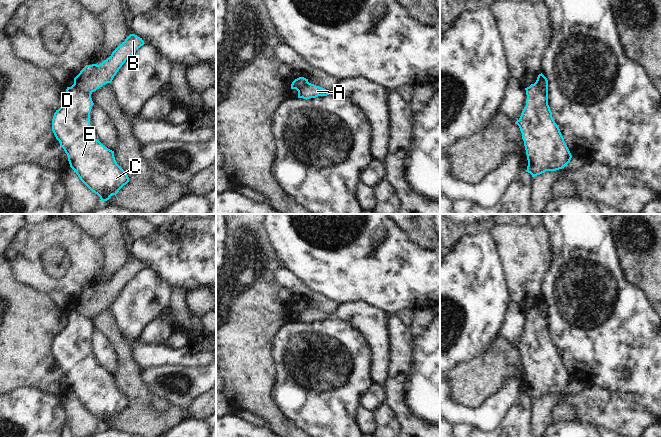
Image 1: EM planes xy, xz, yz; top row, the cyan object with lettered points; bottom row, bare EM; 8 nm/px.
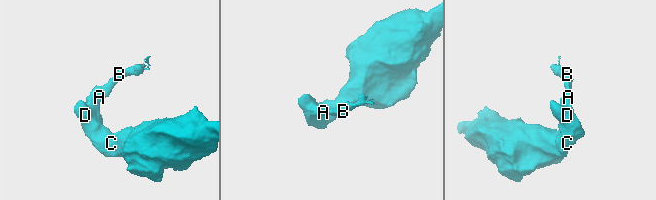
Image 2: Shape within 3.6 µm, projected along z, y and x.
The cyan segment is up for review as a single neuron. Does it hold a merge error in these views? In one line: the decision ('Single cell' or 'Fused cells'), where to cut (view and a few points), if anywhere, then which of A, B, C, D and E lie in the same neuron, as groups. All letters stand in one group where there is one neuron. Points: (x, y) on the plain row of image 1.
Fused cells. Split along xy (73, 308), (90, 320). Groups: A B / C D E

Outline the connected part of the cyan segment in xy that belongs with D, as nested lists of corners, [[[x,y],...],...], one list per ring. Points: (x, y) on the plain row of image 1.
[[[74,308],[67,311],[66,316],[68,320],[65,327],[54,337],[52,355],[68,380],[70,391],[76,396],[80,404],[97,418],[101,425],[107,425],[129,406],[129,401],[117,388],[114,375],[96,363],[90,349],[90,336],[94,329],[91,320]]]

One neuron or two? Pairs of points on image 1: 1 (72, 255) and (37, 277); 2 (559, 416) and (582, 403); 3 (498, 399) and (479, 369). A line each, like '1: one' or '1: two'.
1: one
2: two
3: two

